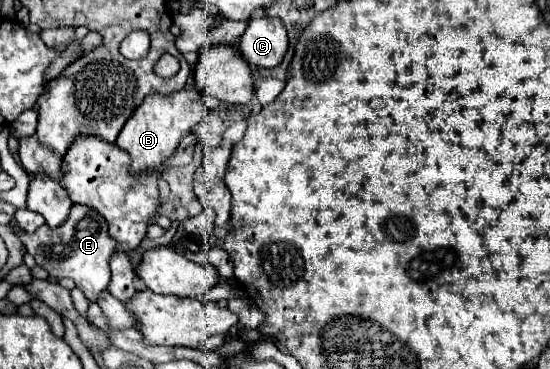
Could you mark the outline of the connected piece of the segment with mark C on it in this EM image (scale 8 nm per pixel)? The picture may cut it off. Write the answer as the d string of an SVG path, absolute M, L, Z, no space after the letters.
M255 17L235 45L235 51L251 67L277 67L283 61L287 43L287 31L279 19Z

